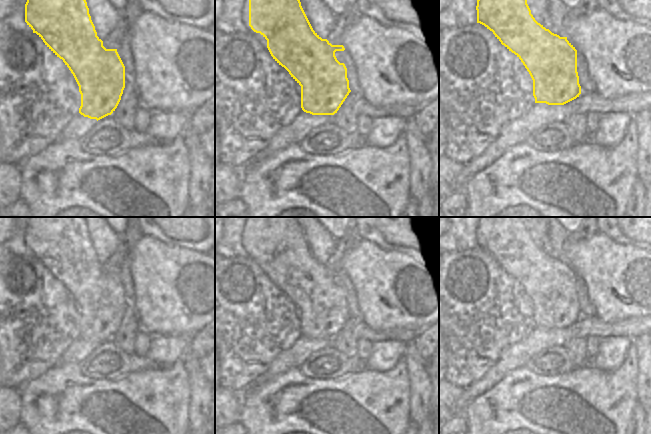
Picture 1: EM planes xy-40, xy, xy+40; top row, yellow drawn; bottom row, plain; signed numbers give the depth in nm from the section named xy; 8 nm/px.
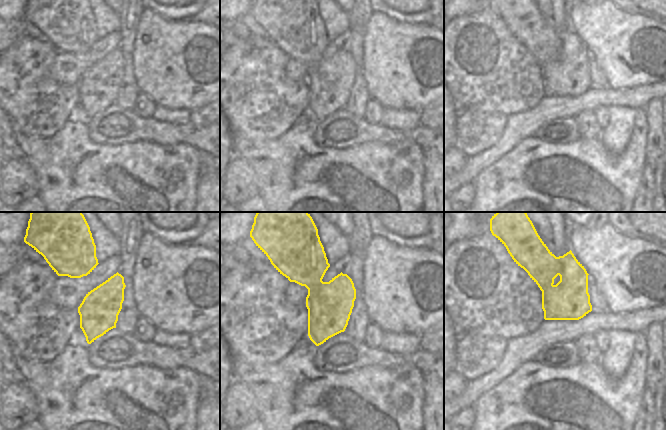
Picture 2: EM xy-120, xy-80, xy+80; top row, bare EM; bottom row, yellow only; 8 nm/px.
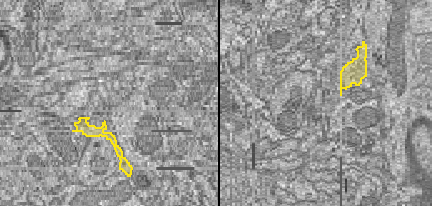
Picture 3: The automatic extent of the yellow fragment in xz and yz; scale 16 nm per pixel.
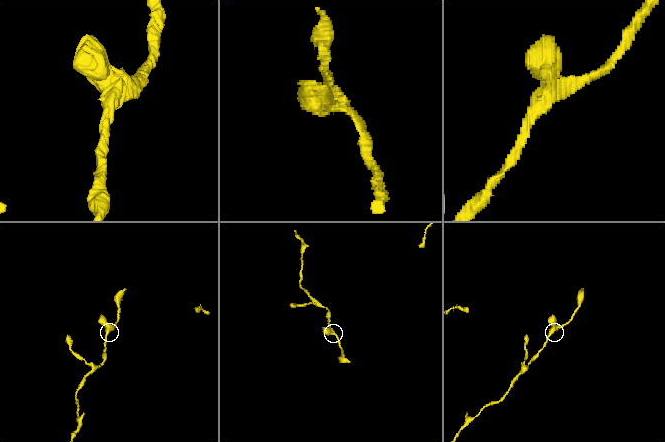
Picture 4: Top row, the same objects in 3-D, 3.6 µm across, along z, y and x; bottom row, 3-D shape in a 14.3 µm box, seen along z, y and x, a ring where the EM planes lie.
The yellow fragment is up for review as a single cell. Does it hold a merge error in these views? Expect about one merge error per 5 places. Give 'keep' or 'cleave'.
keep

